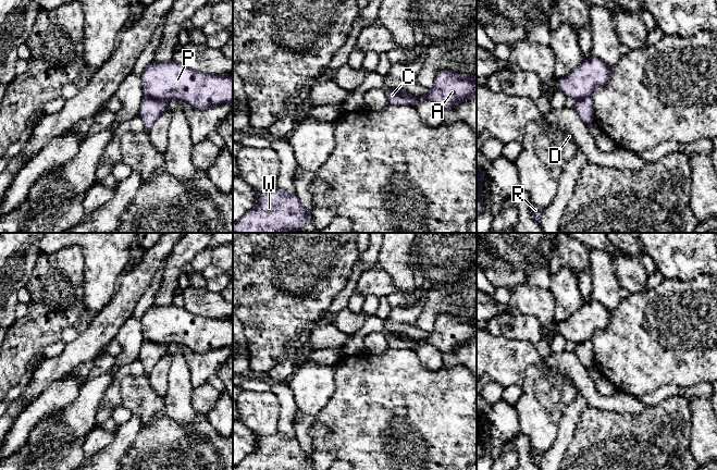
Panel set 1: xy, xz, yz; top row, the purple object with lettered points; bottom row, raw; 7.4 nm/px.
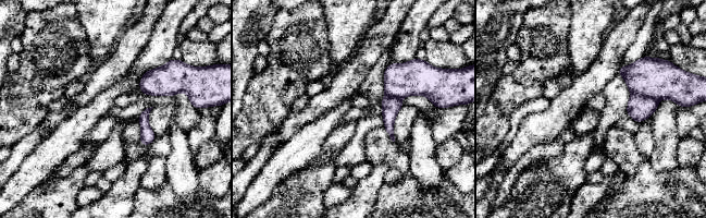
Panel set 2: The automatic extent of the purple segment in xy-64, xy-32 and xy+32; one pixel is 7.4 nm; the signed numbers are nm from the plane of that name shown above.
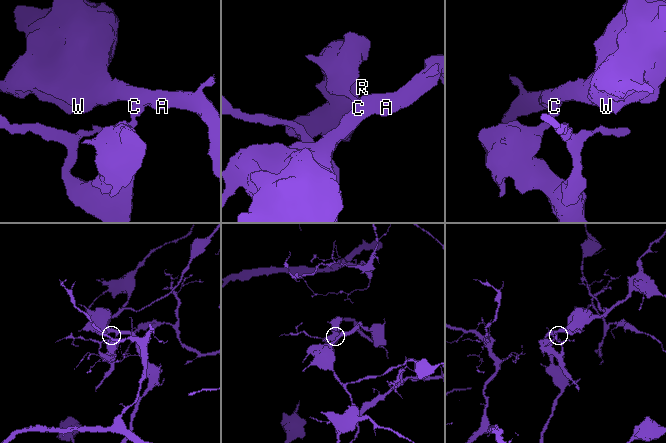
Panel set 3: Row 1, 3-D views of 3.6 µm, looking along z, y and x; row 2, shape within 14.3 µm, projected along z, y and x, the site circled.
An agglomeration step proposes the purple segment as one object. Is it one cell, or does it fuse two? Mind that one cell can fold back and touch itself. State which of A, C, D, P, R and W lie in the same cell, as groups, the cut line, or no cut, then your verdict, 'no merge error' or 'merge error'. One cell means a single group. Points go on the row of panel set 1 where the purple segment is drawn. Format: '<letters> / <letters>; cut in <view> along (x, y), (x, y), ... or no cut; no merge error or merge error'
A P W / C D R; cut in xy along (145, 96), (164, 100); merge error

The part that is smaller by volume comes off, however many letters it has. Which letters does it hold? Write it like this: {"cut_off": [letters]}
{"cut_off": ["C", "D", "R"]}

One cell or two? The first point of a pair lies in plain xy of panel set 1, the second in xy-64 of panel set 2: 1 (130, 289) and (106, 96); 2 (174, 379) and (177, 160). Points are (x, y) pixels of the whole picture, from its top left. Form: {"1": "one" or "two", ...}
{"1": "two", "2": "one"}

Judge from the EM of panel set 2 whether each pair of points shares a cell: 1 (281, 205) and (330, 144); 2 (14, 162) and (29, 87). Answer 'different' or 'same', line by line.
1: same
2: different

